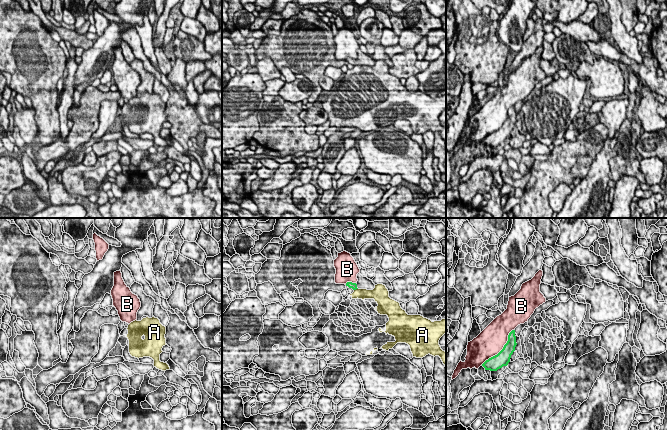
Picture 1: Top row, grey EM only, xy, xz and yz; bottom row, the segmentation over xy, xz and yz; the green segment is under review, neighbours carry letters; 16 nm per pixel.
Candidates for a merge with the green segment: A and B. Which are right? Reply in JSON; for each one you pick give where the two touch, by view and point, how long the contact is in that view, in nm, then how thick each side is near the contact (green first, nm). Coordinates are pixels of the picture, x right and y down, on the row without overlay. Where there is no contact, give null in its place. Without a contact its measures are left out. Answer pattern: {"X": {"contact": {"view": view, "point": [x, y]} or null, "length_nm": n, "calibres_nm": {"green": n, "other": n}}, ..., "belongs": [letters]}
{"belongs": []}

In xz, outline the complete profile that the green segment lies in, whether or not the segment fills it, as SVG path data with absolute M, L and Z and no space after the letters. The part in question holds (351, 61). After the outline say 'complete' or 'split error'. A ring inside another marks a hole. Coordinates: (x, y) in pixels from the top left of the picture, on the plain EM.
M360 49L357 50L358 57L356 59L347 58L346 62L352 64L353 66L356 65L367 65L373 66L375 64L375 60L372 56L368 55L367 53L363 53Z; split error

